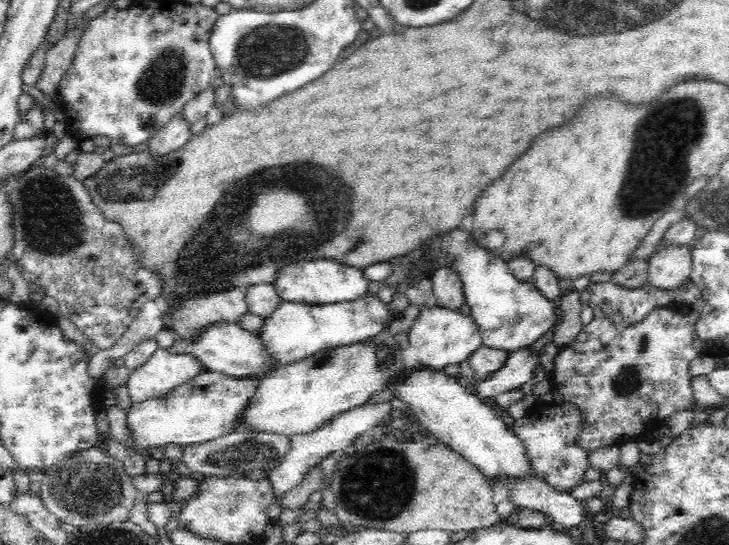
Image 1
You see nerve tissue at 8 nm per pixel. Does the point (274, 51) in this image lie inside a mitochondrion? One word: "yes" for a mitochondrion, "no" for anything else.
yes

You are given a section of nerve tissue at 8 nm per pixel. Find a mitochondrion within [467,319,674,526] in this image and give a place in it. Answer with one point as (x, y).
(625, 384)

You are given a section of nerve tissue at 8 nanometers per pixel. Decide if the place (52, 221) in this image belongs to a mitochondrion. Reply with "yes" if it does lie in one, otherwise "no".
yes

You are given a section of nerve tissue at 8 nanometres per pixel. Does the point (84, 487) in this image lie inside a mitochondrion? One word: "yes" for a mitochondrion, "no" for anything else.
yes

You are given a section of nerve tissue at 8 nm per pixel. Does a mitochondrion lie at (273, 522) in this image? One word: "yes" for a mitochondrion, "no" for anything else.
no

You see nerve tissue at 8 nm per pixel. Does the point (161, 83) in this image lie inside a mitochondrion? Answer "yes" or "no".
yes

